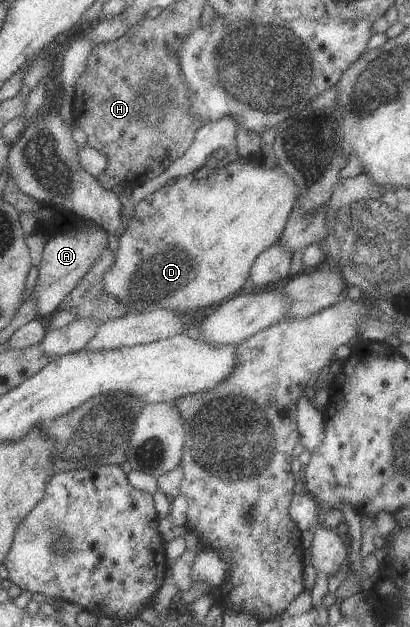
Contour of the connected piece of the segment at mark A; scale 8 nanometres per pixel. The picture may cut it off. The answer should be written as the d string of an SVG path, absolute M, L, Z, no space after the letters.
M88 224L69 233L54 232L42 250L42 259L37 266L37 280L34 294L35 316L51 315L61 301L80 283L88 268L100 257L107 247L106 232L96 224Z

